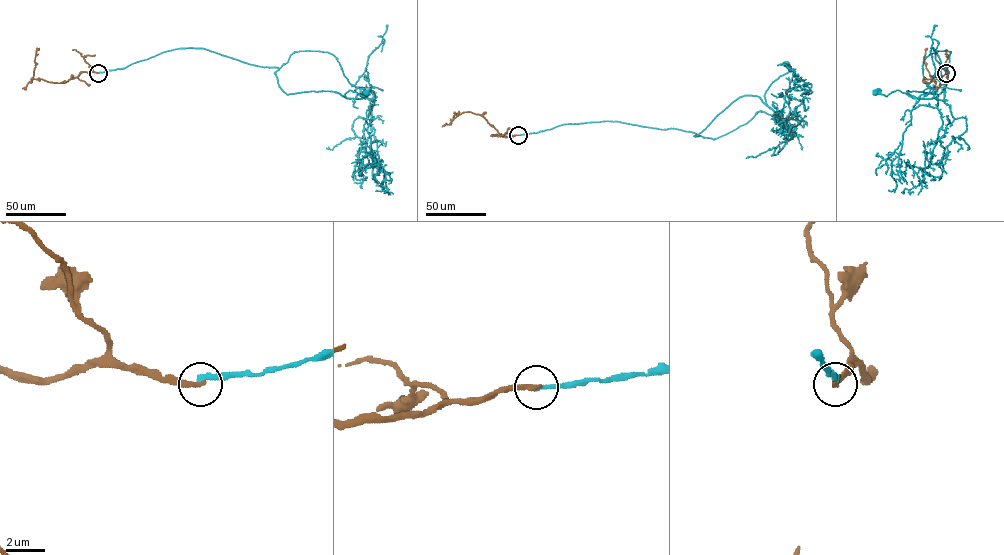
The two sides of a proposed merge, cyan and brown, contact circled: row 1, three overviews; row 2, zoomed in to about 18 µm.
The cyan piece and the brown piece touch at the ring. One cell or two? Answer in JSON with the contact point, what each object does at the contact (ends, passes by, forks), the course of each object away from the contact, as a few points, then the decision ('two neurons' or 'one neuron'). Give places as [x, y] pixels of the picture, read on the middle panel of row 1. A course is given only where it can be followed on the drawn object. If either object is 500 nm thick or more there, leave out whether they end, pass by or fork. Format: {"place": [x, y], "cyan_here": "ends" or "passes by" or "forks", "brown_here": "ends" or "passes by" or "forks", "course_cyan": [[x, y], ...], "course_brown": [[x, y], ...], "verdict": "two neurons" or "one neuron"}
{"place": [518, 135], "cyan_here": "ends", "brown_here": "ends", "course_cyan": [[518, 135], [605, 121], [698, 136], [742, 96], [756, 95], [767, 105], [765, 91], [788, 71], [786, 64]], "course_brown": [[518, 135], [502, 136], [484, 117], [469, 112], [458, 114], [452, 120], [454, 112], [459, 115]], "verdict": "two neurons"}

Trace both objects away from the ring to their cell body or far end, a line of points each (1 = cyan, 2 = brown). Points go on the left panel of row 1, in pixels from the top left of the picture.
1: (98, 72), (202, 48), (277, 67), (287, 94), (367, 92)
2: (98, 73), (81, 72), (64, 83), (34, 79), (34, 61), (39, 48)

